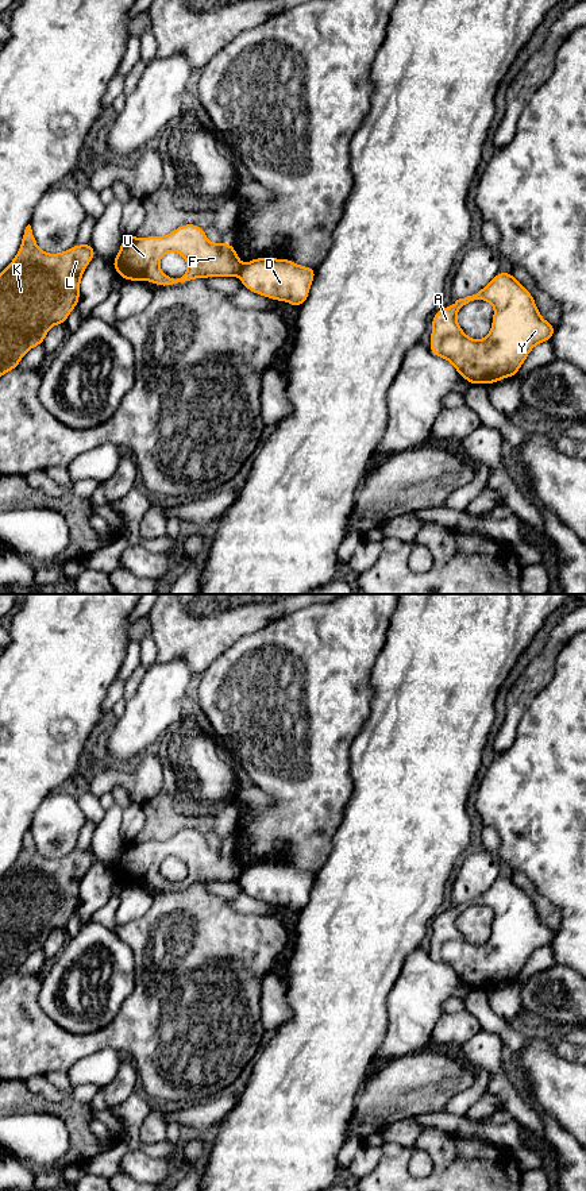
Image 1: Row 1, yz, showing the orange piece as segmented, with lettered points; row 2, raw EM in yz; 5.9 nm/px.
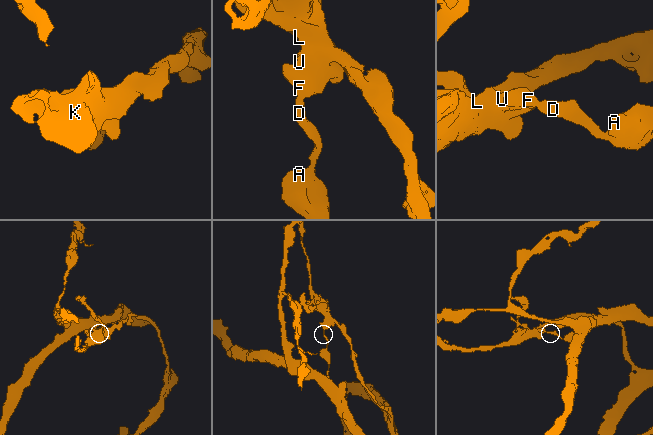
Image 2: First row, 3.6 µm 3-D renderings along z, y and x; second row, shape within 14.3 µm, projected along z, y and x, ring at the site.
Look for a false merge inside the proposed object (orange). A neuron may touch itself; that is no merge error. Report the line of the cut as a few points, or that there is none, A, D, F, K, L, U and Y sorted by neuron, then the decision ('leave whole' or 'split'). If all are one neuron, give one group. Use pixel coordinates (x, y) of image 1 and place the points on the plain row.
cut yz (242, 871), (238, 879); groups A D Y / F K L U; split

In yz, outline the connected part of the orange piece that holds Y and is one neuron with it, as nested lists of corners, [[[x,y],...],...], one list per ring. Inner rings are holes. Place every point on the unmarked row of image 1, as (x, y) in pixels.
[[[498,876],[483,894],[433,920],[428,953],[450,965],[470,990],[490,990],[516,982],[531,955],[551,945],[555,936],[540,921],[531,897],[512,878]],[[474,905],[494,910],[491,934],[481,945],[469,943],[456,926],[459,914]]]

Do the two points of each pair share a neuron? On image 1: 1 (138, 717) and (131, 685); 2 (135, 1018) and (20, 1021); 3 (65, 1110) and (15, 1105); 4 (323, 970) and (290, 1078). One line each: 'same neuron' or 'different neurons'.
1: different neurons
2: same neuron
3: same neuron
4: same neuron

